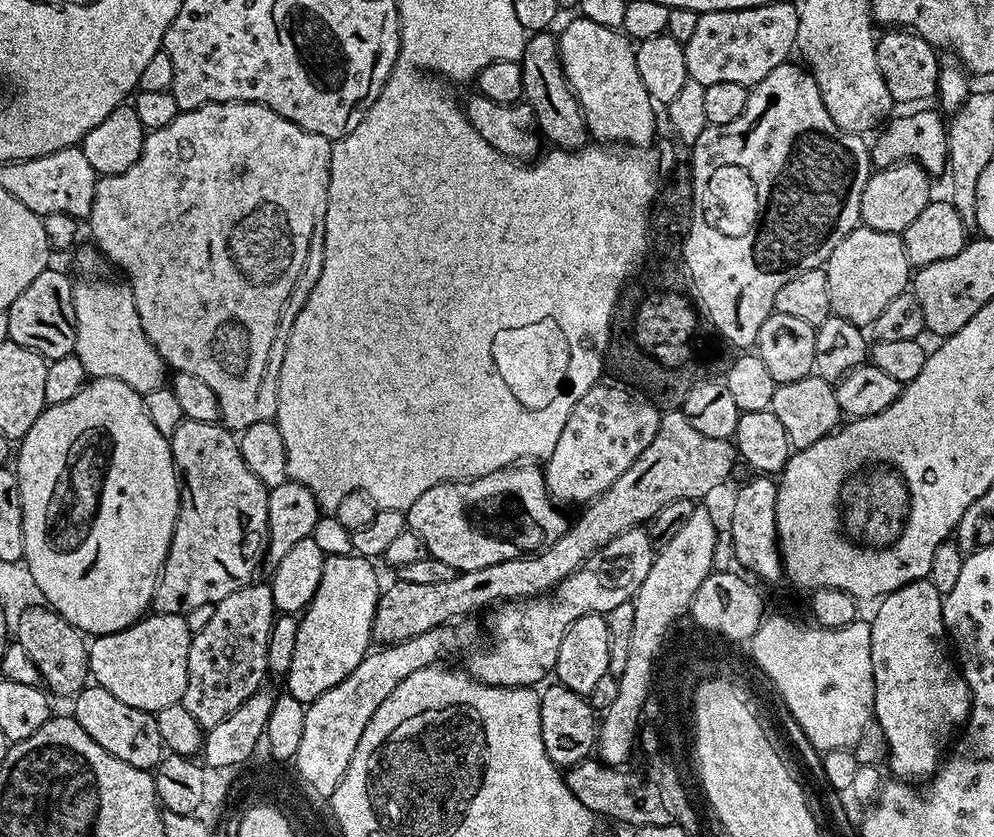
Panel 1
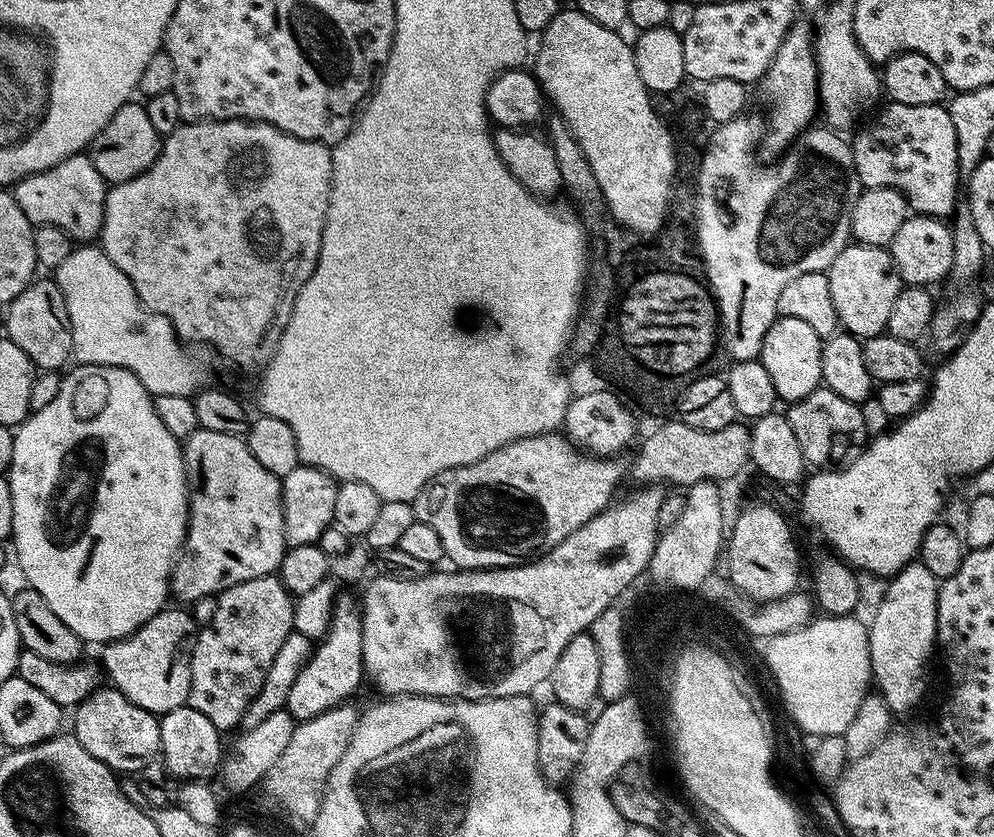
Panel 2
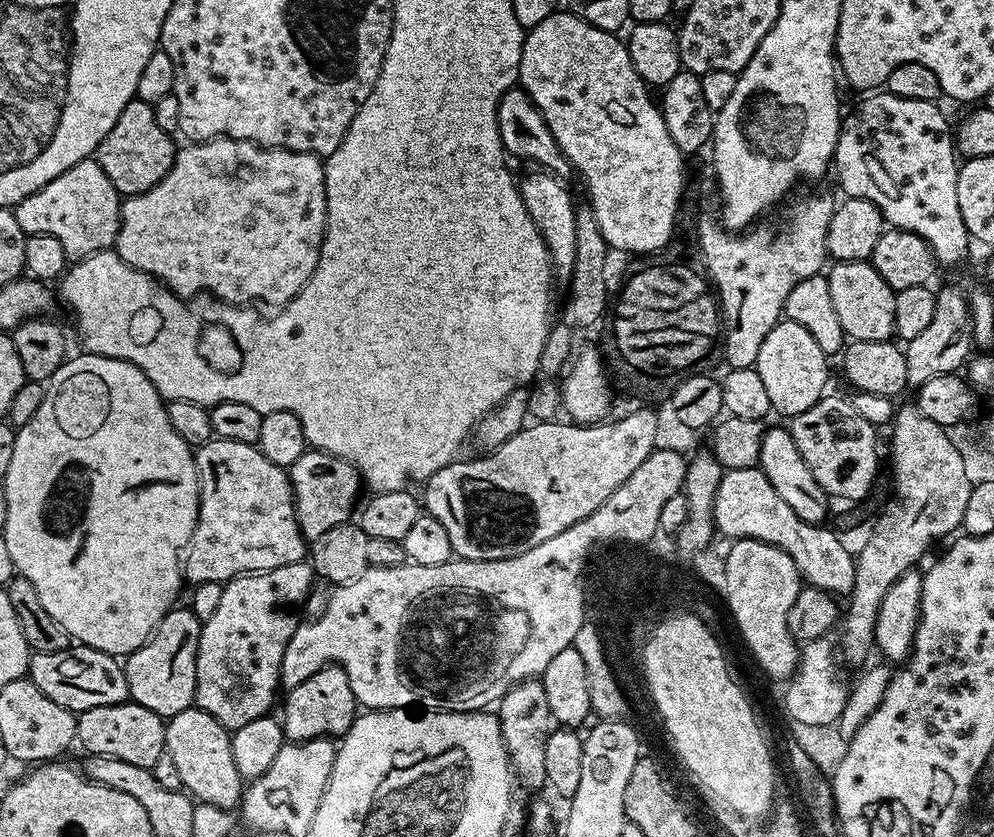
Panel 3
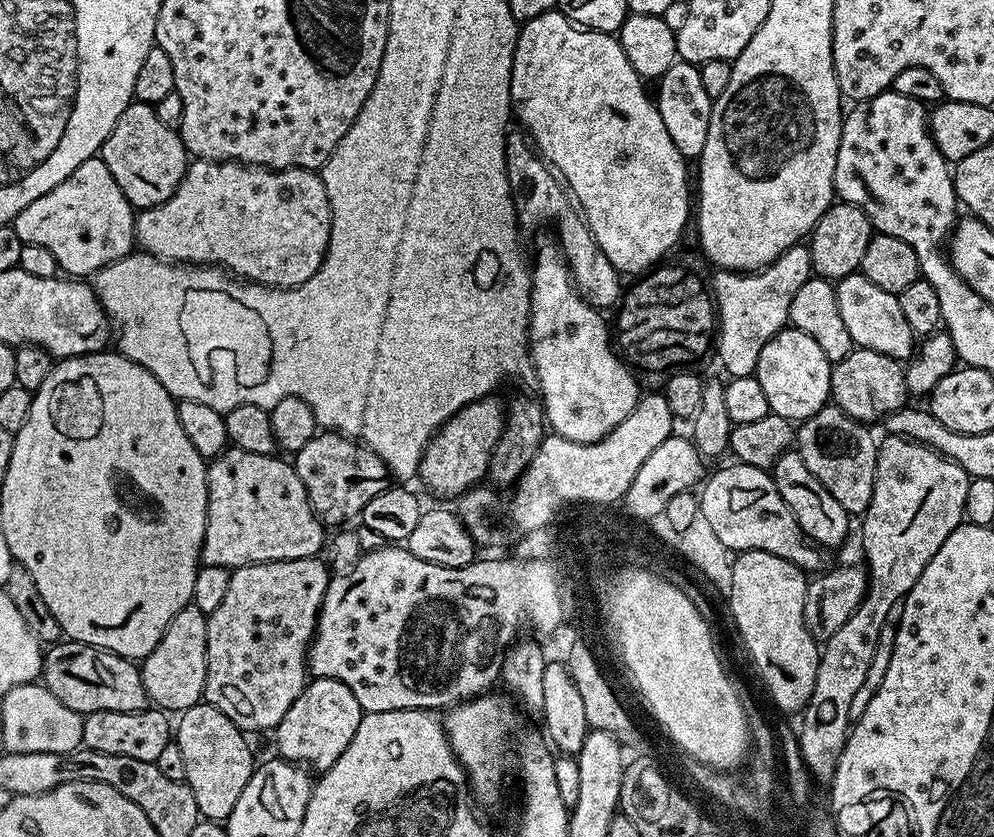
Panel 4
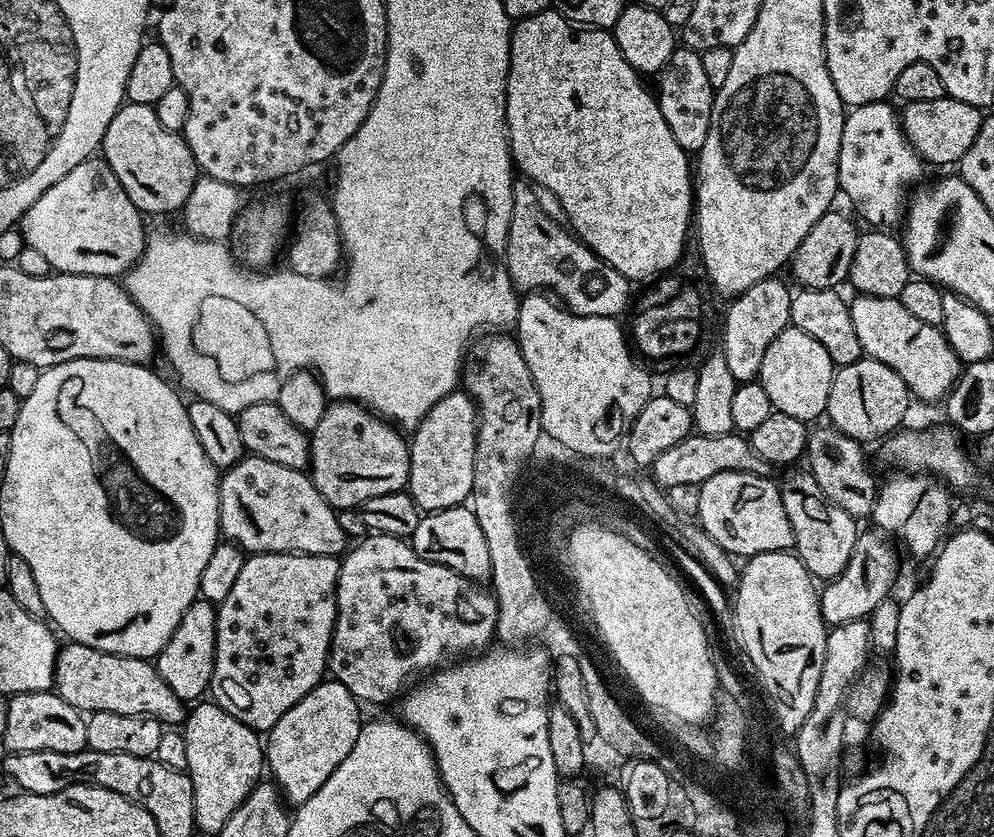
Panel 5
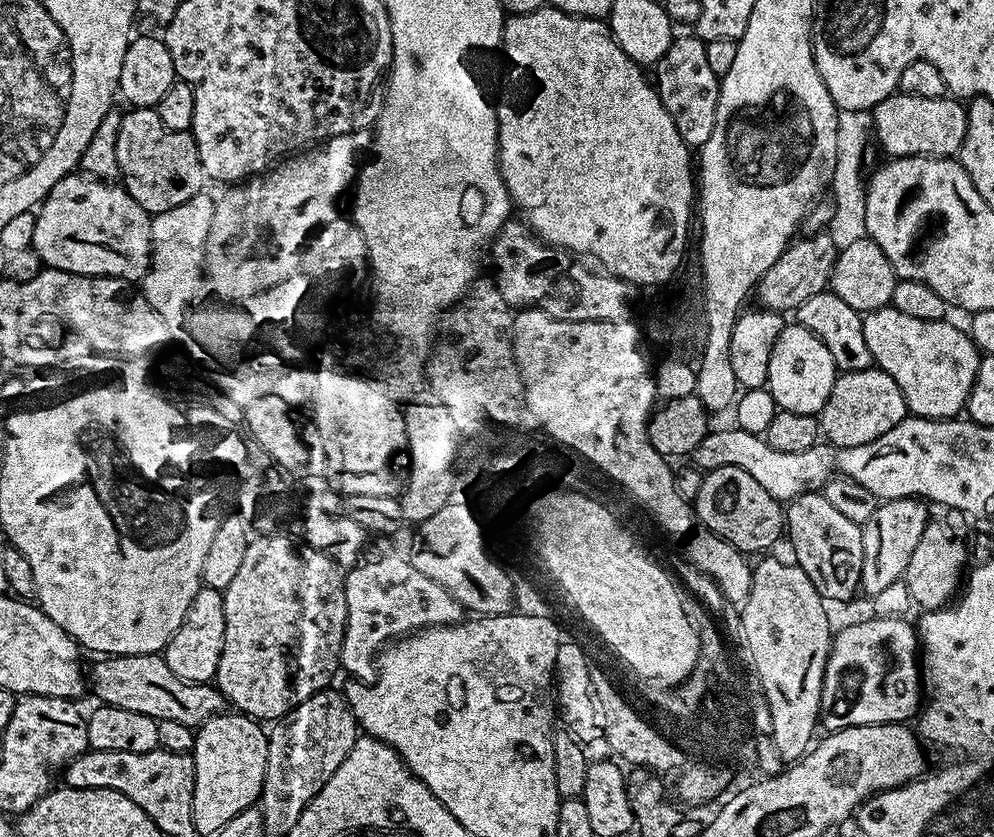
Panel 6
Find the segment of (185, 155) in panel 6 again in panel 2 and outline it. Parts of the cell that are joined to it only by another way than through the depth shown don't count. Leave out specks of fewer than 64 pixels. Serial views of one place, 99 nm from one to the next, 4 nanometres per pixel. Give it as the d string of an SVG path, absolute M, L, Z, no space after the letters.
M143 103L123 104L114 114L114 118L110 118L110 122L106 122L106 126L102 126L102 130L92 139L90 155L94 170L98 170L98 174L102 174L102 178L109 185L138 178L158 158L161 143L162 137L150 123Z

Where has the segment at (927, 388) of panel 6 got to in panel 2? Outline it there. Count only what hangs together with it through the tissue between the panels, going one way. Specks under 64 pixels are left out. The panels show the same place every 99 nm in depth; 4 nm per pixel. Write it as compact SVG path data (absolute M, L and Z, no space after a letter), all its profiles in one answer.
M849 243L847 248L840 251L838 258L834 258L827 273L830 282L830 298L834 298L834 310L838 314L843 331L857 338L881 335L890 322L890 306L894 306L894 298L898 298L902 287L900 275L896 273L892 261L891 251L887 247L875 248L869 244Z

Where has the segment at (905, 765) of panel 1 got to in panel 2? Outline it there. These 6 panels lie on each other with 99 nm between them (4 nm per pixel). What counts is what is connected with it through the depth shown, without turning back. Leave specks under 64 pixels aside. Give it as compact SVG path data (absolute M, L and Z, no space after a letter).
M913 562L904 567L887 581L888 589L884 592L884 601L876 608L876 613L870 619L868 630L868 645L870 646L870 662L872 675L879 695L888 702L889 708L899 710L908 708L920 700L924 692L924 663L931 658L936 648L936 594L938 580L919 562Z

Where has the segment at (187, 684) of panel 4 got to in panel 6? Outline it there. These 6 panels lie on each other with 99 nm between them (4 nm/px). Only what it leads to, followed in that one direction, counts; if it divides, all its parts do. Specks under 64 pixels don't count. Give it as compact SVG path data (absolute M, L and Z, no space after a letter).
M201 586L190 602L190 610L178 626L178 630L170 638L163 650L166 666L178 678L191 684L206 684L216 679L218 658L222 658L222 642L226 634L226 610L224 609L224 594L218 588Z

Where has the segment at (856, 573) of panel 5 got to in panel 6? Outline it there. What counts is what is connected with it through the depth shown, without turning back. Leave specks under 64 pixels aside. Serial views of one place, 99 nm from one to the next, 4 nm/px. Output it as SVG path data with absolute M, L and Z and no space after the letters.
M920 498L877 503L874 514L862 525L862 570L858 588L861 593L865 592L865 597L876 596L886 586L902 579L930 519L927 507Z

